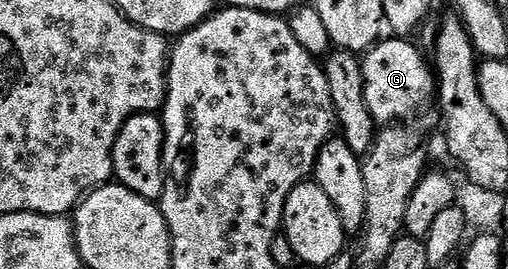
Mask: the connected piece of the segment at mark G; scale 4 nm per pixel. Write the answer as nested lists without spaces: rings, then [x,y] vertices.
[[[399,35],[388,36],[380,39],[375,45],[362,54],[363,75],[365,79],[365,107],[369,107],[369,115],[380,126],[386,127],[396,123],[407,123],[414,113],[427,109],[437,101],[437,78],[430,60],[423,58],[421,50],[417,49],[411,39],[404,39]]]

